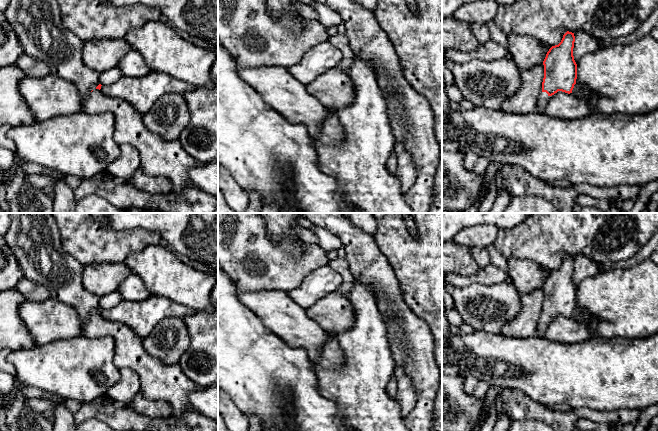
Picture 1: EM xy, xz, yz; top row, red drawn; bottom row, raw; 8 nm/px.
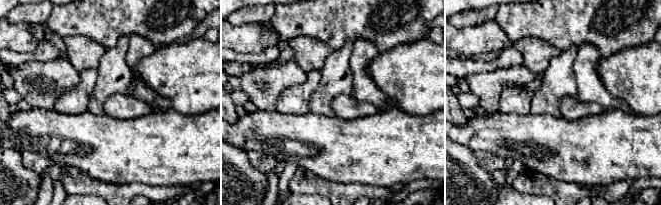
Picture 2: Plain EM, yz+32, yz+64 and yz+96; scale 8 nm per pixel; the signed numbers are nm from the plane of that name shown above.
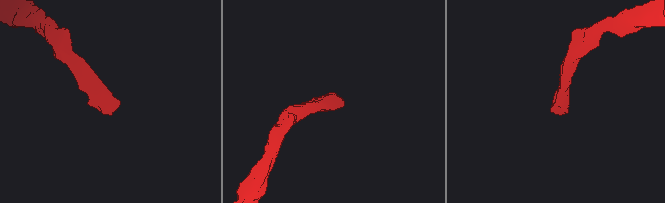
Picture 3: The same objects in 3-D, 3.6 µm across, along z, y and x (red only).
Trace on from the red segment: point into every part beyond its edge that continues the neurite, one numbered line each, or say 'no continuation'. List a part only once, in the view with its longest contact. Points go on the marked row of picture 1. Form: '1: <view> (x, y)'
1: yz (543, 97)

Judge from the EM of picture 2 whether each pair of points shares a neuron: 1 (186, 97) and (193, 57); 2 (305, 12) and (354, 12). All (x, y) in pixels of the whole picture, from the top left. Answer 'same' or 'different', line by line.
1: same
2: same

